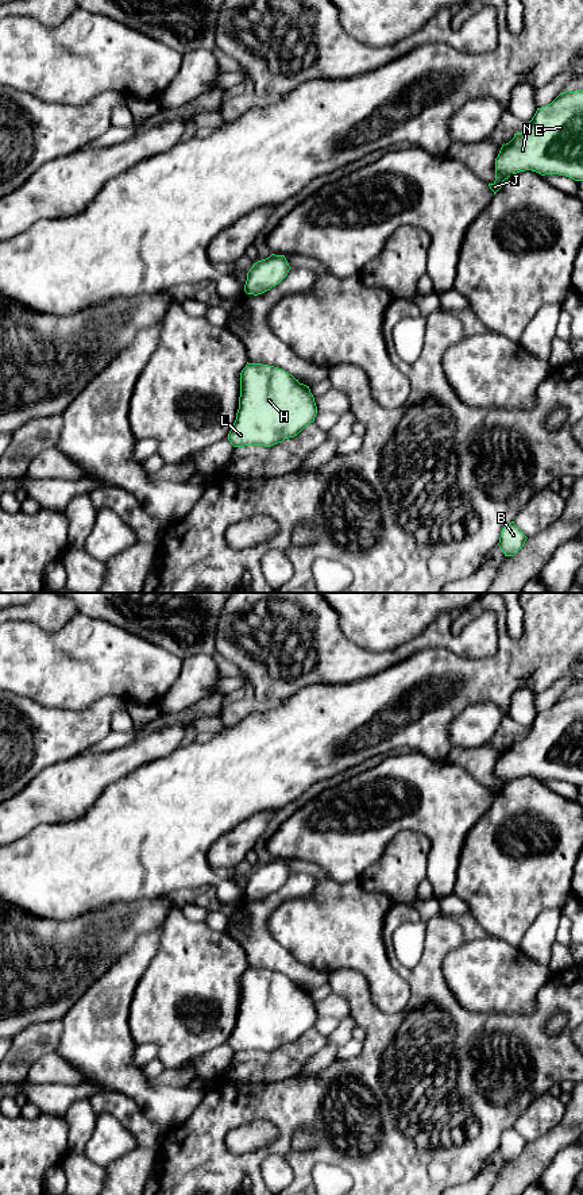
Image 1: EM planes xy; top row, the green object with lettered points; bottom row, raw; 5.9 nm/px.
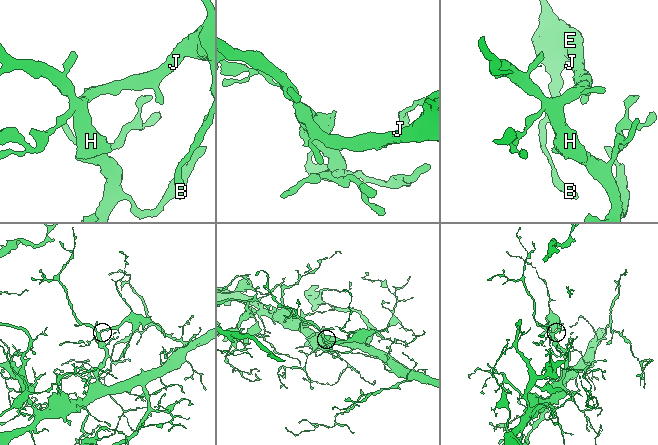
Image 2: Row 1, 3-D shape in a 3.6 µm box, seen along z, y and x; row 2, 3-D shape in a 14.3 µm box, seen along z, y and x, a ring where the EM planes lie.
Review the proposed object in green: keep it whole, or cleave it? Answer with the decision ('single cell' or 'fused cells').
single cell

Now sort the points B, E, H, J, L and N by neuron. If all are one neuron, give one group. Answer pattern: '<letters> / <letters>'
B E H J L N

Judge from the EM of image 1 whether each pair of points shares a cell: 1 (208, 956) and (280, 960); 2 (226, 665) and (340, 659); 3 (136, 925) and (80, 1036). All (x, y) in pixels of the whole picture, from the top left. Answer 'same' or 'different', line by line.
1: different
2: different
3: different

